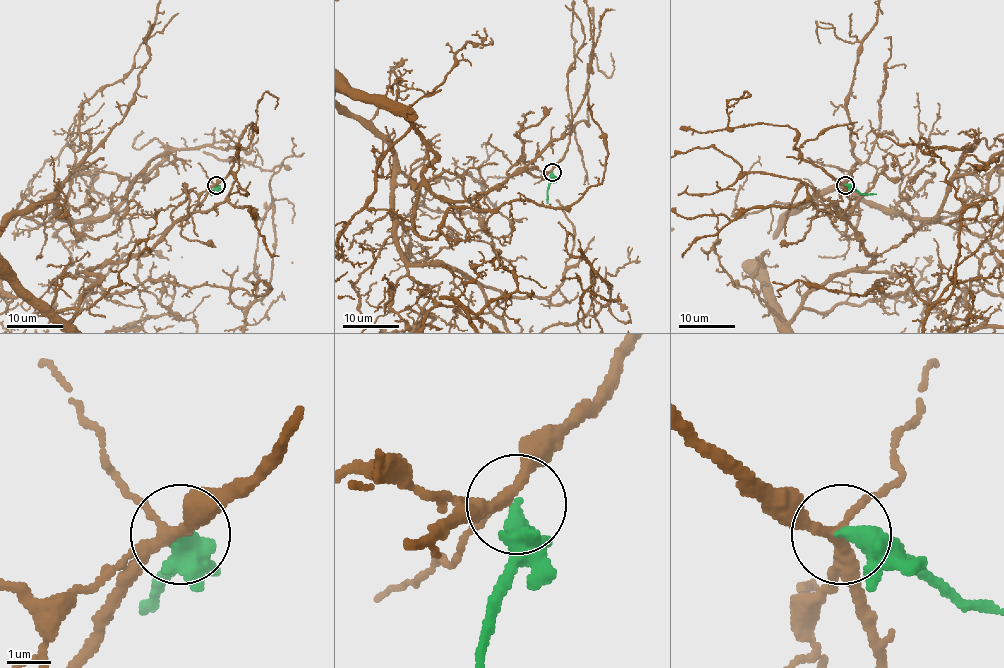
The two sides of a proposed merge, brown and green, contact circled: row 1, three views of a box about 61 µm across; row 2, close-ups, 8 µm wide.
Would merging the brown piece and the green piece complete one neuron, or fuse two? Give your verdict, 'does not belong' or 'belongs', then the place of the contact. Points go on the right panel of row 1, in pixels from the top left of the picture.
does not belong | (845, 185)

